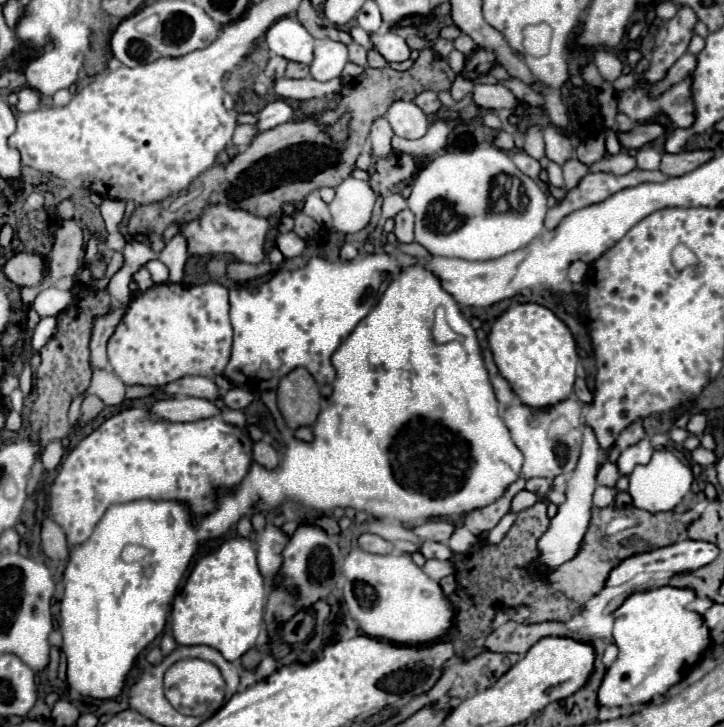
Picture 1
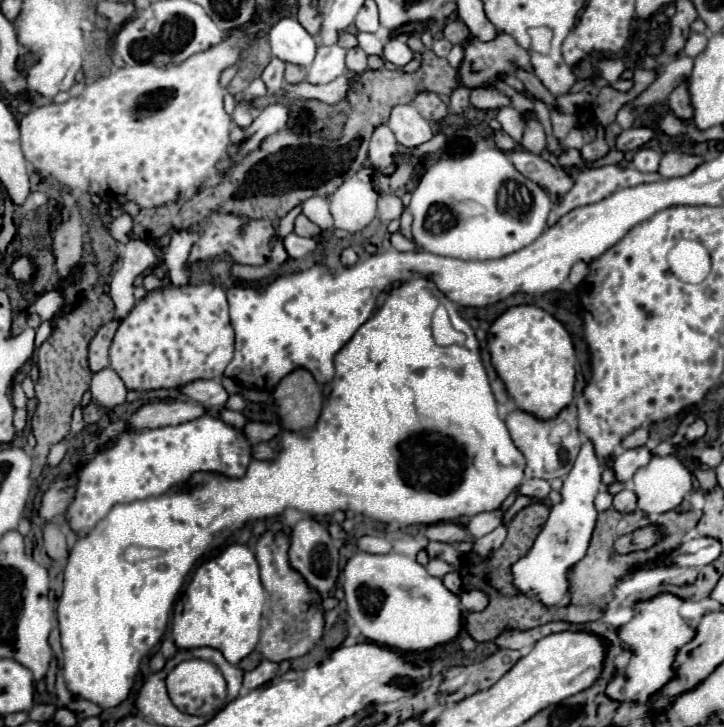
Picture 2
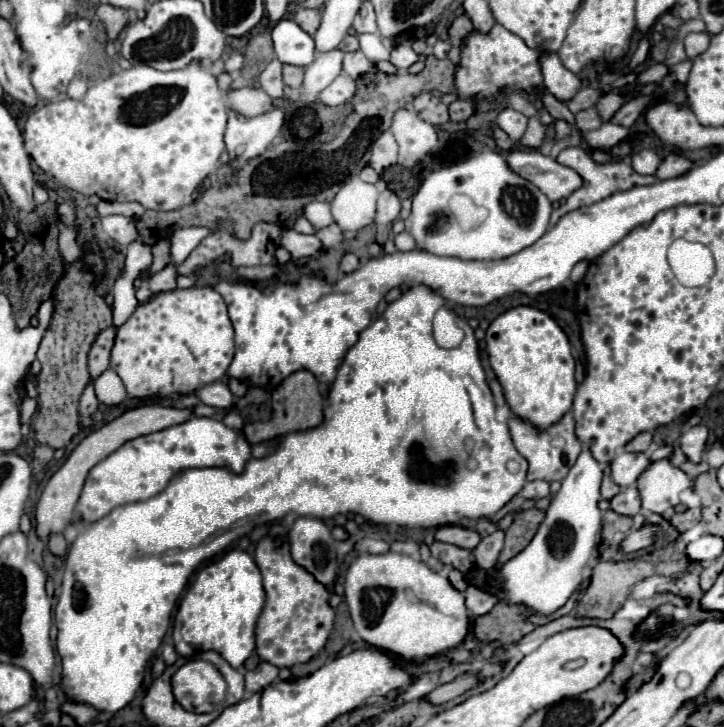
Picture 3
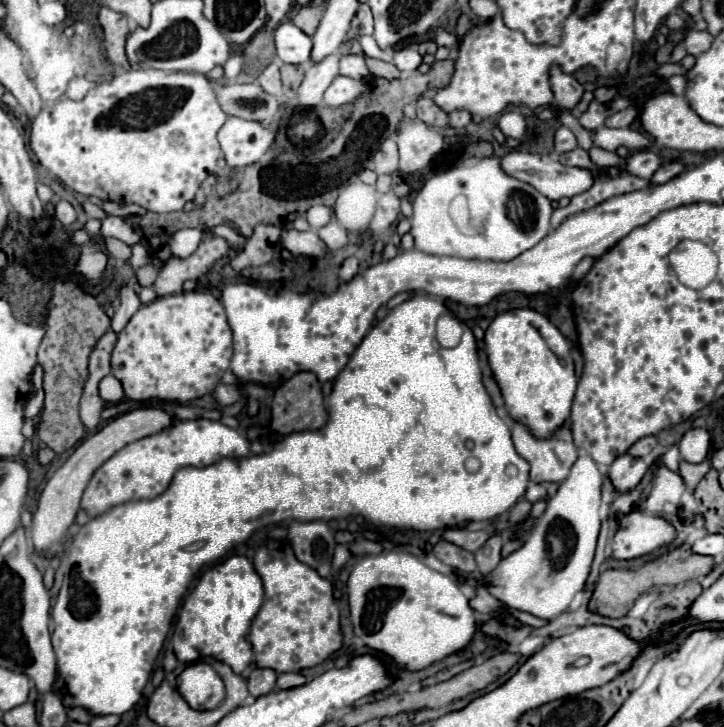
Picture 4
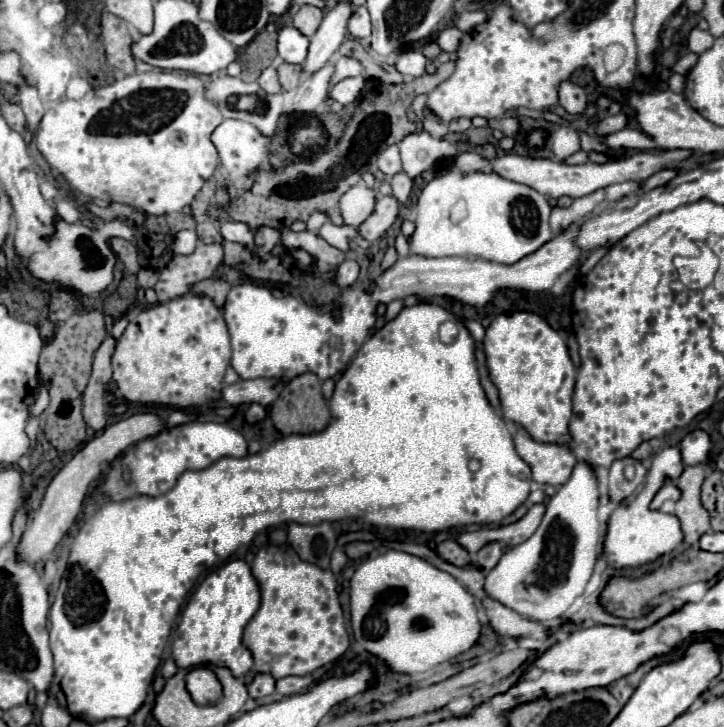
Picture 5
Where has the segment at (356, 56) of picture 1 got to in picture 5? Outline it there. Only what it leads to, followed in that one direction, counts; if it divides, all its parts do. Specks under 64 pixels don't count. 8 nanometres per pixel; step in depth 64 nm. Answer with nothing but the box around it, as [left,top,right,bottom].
[330,56,362,84]

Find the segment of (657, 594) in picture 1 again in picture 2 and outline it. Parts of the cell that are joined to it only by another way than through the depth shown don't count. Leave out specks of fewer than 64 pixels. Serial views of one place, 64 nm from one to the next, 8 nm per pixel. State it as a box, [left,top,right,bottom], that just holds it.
[606,594,694,702]

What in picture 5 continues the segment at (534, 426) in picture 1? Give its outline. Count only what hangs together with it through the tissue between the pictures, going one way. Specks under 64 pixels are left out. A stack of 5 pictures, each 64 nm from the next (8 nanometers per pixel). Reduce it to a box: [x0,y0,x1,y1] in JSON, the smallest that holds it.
[514,428,576,486]

